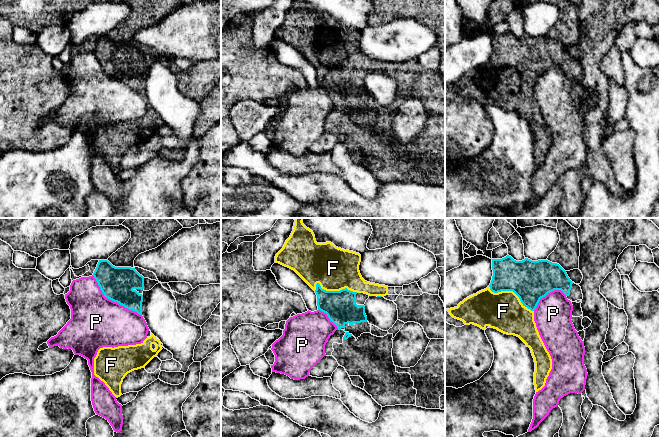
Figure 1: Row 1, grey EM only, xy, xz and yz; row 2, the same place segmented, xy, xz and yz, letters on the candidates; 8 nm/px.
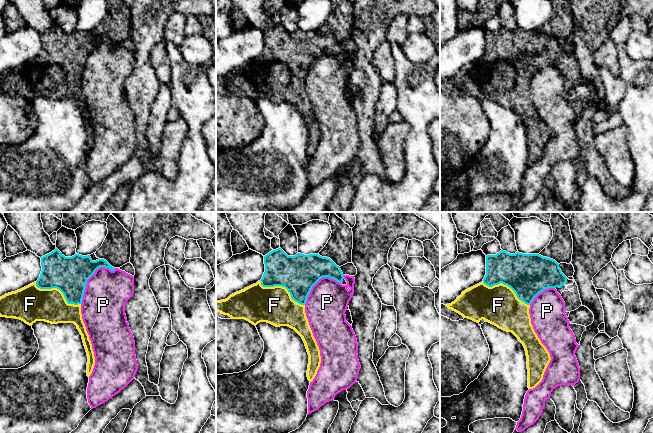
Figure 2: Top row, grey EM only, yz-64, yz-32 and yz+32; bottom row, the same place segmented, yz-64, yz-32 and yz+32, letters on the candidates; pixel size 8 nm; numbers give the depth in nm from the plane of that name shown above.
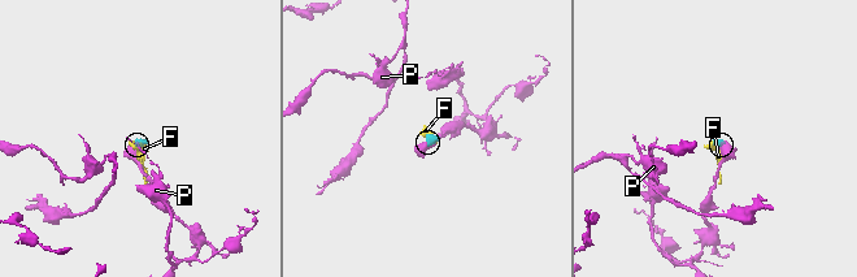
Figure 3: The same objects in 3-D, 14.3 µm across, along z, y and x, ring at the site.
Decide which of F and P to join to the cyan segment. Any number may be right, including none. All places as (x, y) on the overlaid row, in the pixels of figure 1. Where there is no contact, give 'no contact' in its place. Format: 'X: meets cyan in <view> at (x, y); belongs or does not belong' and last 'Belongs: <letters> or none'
F: meets cyan in yz at (511, 290); belongs
P: meets cyan in xy at (113, 300); does not belong
Belongs: F

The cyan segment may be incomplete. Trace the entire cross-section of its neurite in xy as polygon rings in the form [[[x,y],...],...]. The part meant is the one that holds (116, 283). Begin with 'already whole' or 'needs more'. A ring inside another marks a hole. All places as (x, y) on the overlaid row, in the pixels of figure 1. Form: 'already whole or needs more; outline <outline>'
already whole; outline [[[99,260],[93,276],[106,298],[142,315],[143,295],[136,290],[144,289],[144,277],[135,268],[115,267],[108,260]]]

